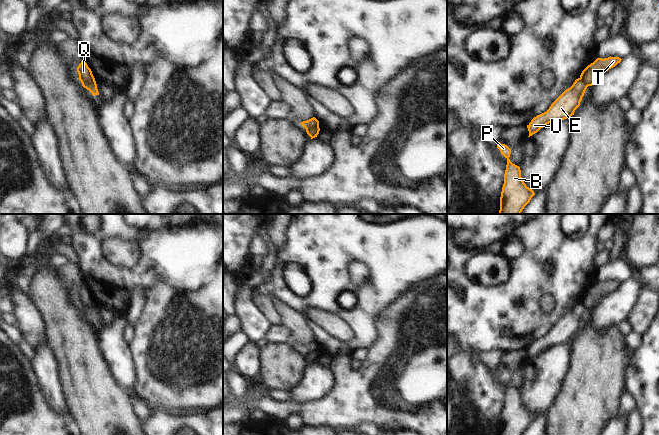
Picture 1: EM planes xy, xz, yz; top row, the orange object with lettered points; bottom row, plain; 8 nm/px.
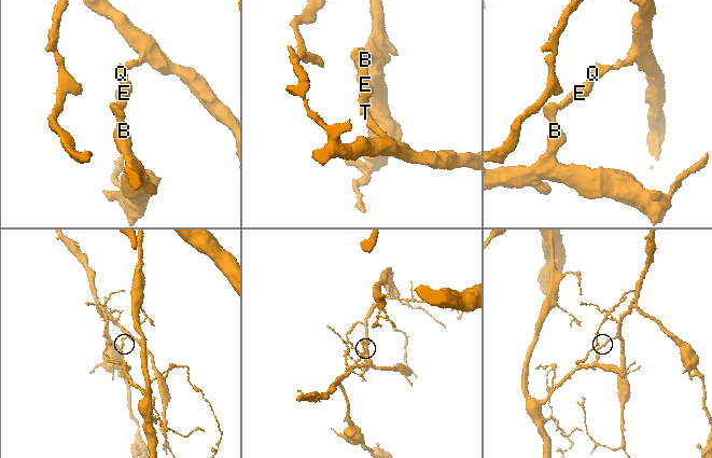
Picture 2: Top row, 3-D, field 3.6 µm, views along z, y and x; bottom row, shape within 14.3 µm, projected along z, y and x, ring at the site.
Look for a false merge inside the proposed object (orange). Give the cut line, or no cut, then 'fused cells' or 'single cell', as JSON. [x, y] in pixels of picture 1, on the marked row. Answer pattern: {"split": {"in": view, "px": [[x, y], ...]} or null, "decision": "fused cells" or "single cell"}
{"split": {"in": "xy", "px": [[81, 81], [95, 83]]}, "decision": "fused cells"}

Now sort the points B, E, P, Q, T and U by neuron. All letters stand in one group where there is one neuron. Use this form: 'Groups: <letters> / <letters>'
Groups: B E P U / Q T

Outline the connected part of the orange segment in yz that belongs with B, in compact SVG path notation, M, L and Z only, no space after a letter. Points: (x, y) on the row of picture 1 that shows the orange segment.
M500 142L497 148L507 159L498 214L521 214L535 193L524 183L520 167L510 161L511 149Z

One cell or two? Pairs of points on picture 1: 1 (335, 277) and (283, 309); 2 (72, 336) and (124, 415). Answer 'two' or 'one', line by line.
1: two
2: one

